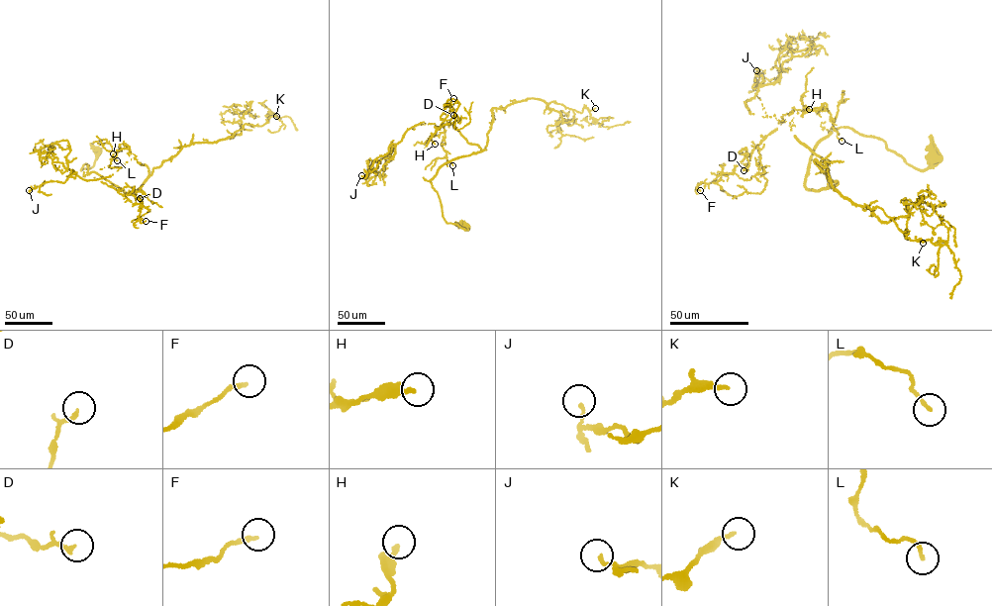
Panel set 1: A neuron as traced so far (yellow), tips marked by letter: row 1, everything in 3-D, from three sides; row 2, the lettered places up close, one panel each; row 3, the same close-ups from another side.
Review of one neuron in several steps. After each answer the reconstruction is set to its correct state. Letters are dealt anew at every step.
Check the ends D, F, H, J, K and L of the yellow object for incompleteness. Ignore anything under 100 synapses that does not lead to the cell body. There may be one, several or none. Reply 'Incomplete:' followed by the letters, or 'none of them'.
Incomplete: none of them

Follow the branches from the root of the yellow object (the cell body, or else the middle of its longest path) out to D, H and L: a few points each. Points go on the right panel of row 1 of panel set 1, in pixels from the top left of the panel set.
D: (935, 155), (920, 169), (831, 129), (809, 190), (828, 186), (825, 161), (762, 104), (744, 170)
H: (935, 155), (920, 169), (878, 138), (831, 129), (809, 190), (828, 186), (826, 163), (778, 123), (809, 109)
L: (935, 155), (920, 169), (831, 129), (807, 189), (828, 186), (827, 167), (792, 119), (825, 103), (842, 141)

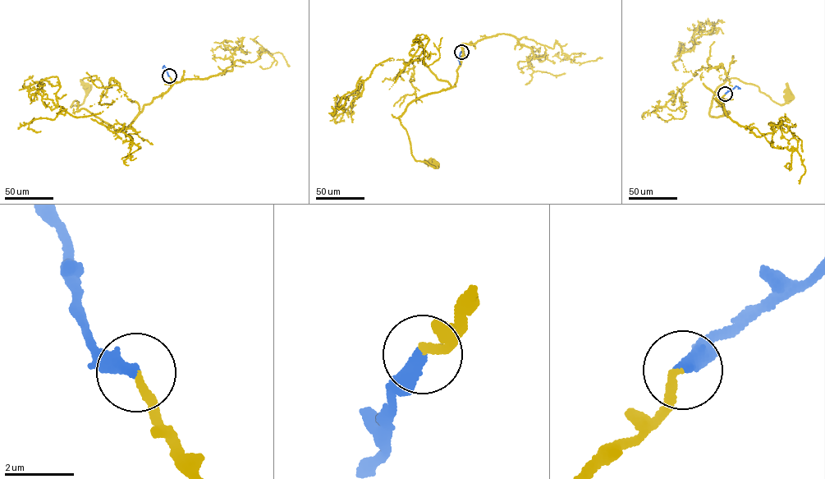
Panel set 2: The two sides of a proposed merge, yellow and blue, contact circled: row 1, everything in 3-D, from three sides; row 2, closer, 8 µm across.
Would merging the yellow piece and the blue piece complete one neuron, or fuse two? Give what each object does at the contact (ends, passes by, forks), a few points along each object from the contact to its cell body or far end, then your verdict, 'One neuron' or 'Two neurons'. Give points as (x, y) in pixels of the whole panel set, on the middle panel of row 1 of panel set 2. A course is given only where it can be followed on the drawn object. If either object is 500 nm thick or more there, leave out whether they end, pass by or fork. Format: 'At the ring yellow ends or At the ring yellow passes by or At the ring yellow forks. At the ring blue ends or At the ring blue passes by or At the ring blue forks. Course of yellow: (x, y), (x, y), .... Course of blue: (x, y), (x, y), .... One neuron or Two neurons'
At the ring yellow ends. At the ring blue ends. Course of yellow: (461, 52), (456, 85), (414, 100), (397, 117), (408, 134), (413, 157), (435, 167), (435, 163). Course of blue: (461, 52), (460, 63). One neuron

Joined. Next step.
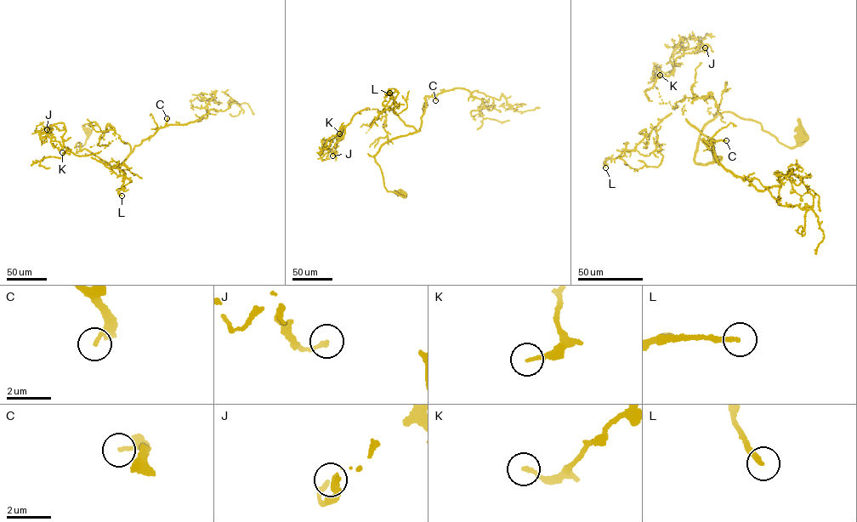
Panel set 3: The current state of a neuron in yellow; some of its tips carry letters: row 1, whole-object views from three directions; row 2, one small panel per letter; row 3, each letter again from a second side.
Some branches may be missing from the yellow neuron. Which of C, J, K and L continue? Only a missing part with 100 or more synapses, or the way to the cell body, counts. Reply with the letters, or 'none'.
C

